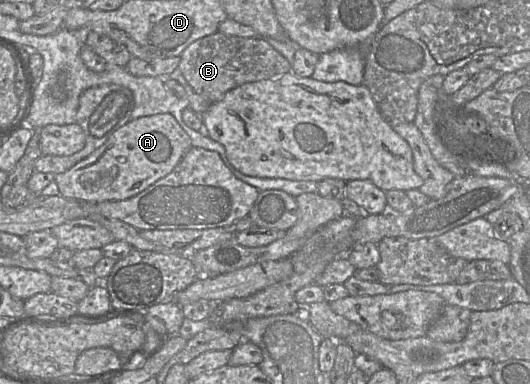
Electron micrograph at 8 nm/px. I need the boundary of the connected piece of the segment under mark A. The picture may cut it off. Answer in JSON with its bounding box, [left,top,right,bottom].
[54,113,191,203]

